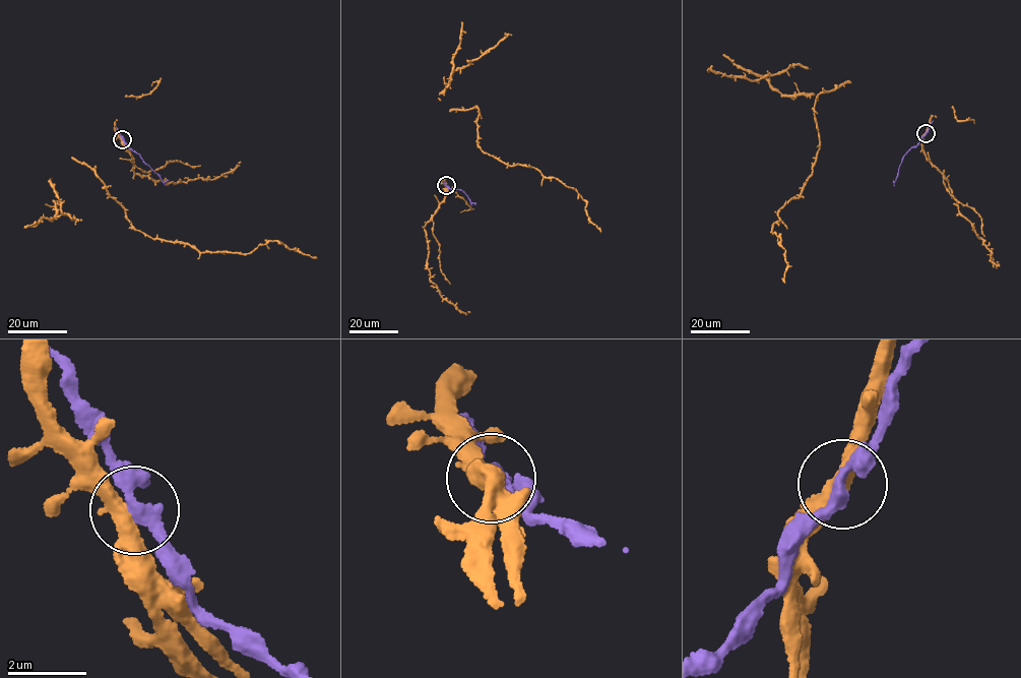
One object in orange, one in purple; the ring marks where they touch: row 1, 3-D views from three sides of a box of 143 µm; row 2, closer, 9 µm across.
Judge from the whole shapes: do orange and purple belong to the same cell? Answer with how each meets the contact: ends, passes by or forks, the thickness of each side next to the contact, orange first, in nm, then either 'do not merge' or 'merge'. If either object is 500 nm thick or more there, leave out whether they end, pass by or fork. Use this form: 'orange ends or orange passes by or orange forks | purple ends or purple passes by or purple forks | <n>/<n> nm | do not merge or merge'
orange passes by | purple forks | 400/300 nm | merge

